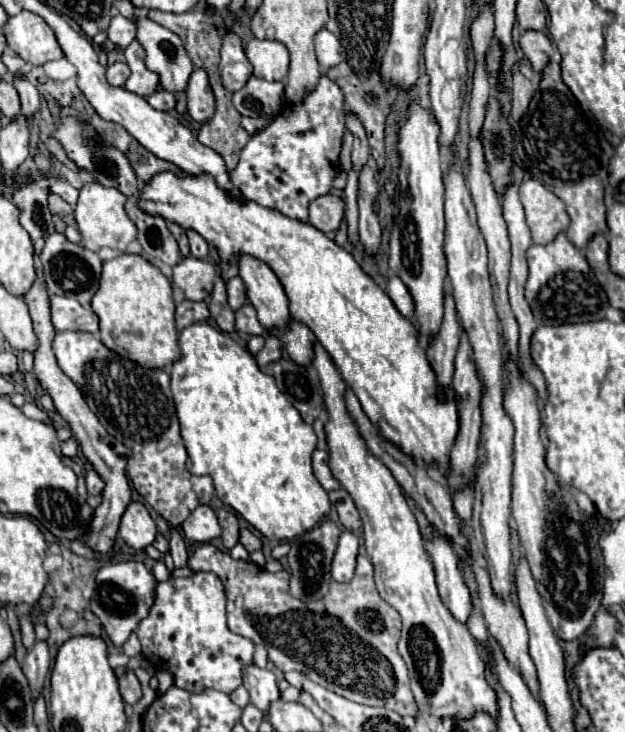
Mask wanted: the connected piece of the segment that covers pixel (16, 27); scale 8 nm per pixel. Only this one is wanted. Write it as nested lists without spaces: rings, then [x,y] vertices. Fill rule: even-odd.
[[[22,10],[10,16],[4,24],[4,36],[8,36],[10,50],[34,66],[62,58],[52,28],[38,14]]]

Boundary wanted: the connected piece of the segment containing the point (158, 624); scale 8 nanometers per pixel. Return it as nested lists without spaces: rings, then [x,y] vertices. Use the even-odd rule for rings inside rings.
[[[196,572],[188,578],[170,576],[154,588],[154,604],[136,630],[142,642],[142,656],[156,660],[158,668],[174,674],[174,684],[190,692],[206,688],[224,694],[242,684],[242,668],[254,664],[254,644],[226,626],[226,594],[220,578],[212,572]]]

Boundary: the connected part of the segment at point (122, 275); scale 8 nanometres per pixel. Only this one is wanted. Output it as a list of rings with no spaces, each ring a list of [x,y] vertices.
[[[124,252],[102,264],[102,276],[98,292],[92,298],[92,308],[100,318],[102,342],[120,356],[148,368],[166,368],[180,358],[172,284],[160,268],[142,254]]]

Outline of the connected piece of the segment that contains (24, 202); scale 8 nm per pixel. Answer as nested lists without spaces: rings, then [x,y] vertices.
[[[38,176],[14,192],[14,204],[20,210],[20,224],[32,240],[46,236],[52,214],[48,210],[48,178]]]

